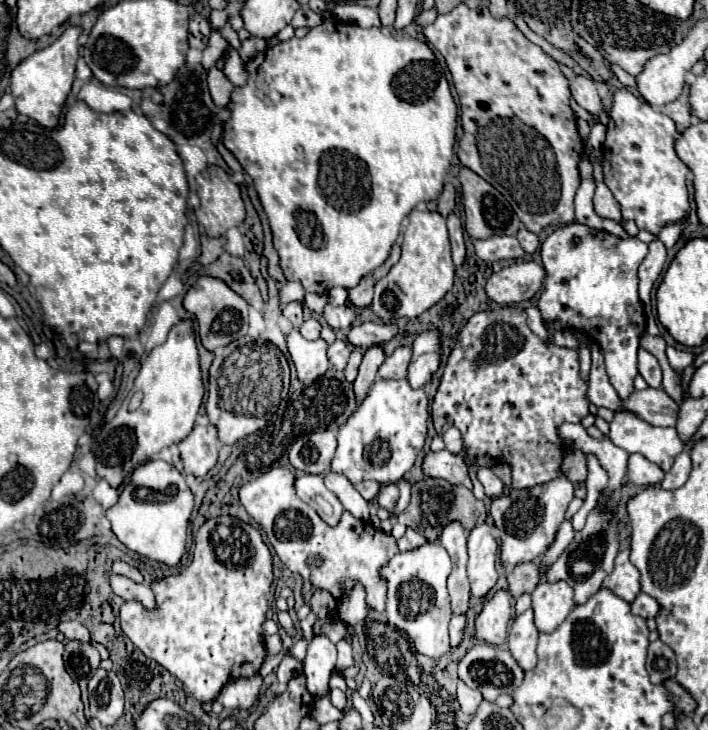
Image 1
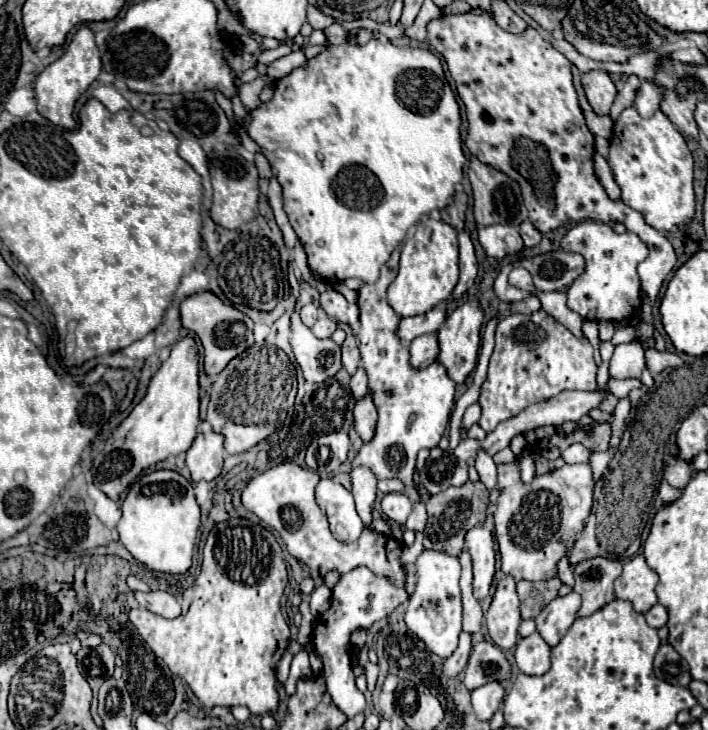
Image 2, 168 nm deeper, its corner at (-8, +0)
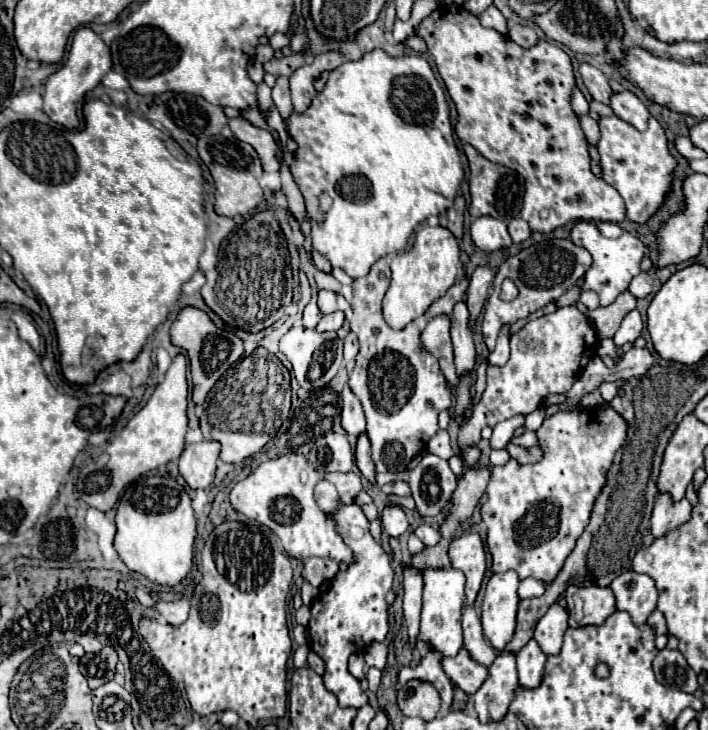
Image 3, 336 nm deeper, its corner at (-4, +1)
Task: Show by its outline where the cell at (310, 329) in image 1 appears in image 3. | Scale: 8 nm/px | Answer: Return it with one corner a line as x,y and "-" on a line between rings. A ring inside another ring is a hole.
334,311
330,315
324,315
316,329
318,331
338,331
342,325
344,325
344,313
342,311

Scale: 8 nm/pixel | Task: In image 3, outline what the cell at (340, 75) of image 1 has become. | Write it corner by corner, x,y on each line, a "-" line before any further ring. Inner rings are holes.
374,49
360,61
346,61
330,73
326,87
306,113
292,113
288,133
300,145
290,169
304,195
306,213
312,219
312,245
352,279
364,277
380,257
408,249
422,221
452,207
464,179
444,89
438,85
434,71
422,55
390,57
382,49
-
322,193
332,197
326,213
320,213

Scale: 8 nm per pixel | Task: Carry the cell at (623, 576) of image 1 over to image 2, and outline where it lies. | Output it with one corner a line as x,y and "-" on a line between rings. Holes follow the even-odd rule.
640,554
630,558
624,564
622,576
614,582
614,592
616,598
628,600
634,604
636,612
646,612
656,604
656,572
650,570

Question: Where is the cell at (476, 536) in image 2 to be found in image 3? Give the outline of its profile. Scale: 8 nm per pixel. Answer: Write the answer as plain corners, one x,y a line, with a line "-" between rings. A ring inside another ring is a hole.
472,531
454,539
450,543
448,557
450,557
450,565
466,575
466,603
472,605
486,571
486,555
480,535

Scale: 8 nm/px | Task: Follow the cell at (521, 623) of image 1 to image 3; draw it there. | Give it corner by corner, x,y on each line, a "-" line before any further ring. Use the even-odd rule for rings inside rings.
534,639
528,641
516,653
516,667
522,689
536,689
536,685
540,685
544,677
544,663
546,663
546,655
542,653
542,649

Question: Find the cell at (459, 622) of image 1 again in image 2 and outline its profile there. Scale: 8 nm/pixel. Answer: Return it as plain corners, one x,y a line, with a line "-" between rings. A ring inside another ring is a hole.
462,632
462,634
460,634
460,644
458,644
458,648
456,648
454,654
444,662
444,672
446,672
446,676
456,678
456,676
464,670
466,660
468,660
468,654
470,654
470,648
472,648
472,644
470,644
470,634
468,634
468,632

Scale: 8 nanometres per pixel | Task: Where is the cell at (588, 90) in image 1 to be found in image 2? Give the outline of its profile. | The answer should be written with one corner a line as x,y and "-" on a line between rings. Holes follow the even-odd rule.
592,70
582,74
582,88
586,92
586,98
594,112
598,116
606,116
610,110
610,104
614,102
616,96
616,86
610,80
608,72
602,70

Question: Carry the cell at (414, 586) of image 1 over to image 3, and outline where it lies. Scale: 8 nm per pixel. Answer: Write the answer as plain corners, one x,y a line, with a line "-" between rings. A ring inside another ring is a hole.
426,569
424,571
424,607
420,641
432,645
436,651
454,657
462,649
462,611
464,611
464,573
458,569

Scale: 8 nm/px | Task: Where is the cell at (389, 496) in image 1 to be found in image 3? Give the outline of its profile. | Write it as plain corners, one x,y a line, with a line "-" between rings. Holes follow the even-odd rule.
386,505
386,509
382,511
380,519
382,519
382,529
394,539
400,539
410,527
402,507
398,507
398,505

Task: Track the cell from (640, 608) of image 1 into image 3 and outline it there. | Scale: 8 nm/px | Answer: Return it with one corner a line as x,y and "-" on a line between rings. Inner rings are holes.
658,609
652,611
652,615
648,617
648,625
652,627
652,631
656,635
666,635
666,619
664,619
664,615

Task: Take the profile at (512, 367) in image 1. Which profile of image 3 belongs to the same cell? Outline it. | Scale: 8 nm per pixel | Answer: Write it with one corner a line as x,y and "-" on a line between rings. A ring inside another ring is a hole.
562,307
552,315
528,321
524,329
510,337
510,359
502,367
486,369
486,391
474,405
472,419
458,431
458,453
464,445
476,445
484,425
494,427
496,423
510,419
522,411
538,409
546,395
564,393
578,379
580,371
592,359
596,351
594,325
576,307

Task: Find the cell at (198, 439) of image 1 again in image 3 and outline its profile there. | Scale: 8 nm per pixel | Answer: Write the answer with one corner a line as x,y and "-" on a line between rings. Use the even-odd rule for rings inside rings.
200,441
188,445
180,455
180,475
190,489
206,489
214,481
220,445
216,441

